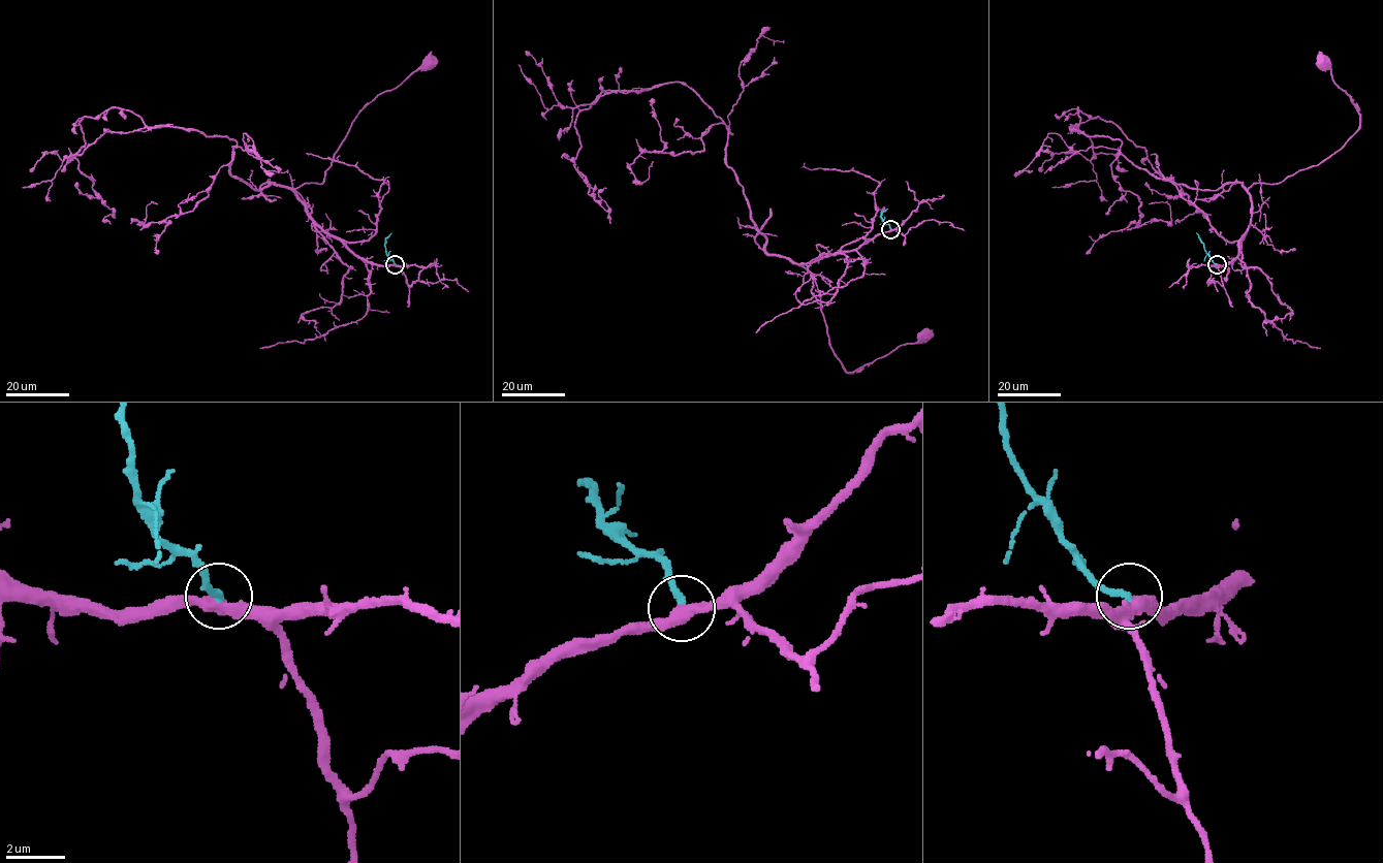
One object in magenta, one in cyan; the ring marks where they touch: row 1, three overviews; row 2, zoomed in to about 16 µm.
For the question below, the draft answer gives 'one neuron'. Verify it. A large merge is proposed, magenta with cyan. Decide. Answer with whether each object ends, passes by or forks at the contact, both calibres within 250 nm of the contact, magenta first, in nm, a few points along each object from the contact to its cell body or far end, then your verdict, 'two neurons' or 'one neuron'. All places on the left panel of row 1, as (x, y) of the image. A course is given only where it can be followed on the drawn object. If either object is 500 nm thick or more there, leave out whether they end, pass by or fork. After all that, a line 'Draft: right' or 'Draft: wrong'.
magenta passes by; cyan ends; calibres 380 and 240 nm; course magenta (396, 264), (379, 266), (354, 255), (315, 222), (294, 189), (321, 184), (356, 115), (427, 64); course cyan (396, 264), (385, 248), (385, 241), (391, 232); one neuron
Draft: right

